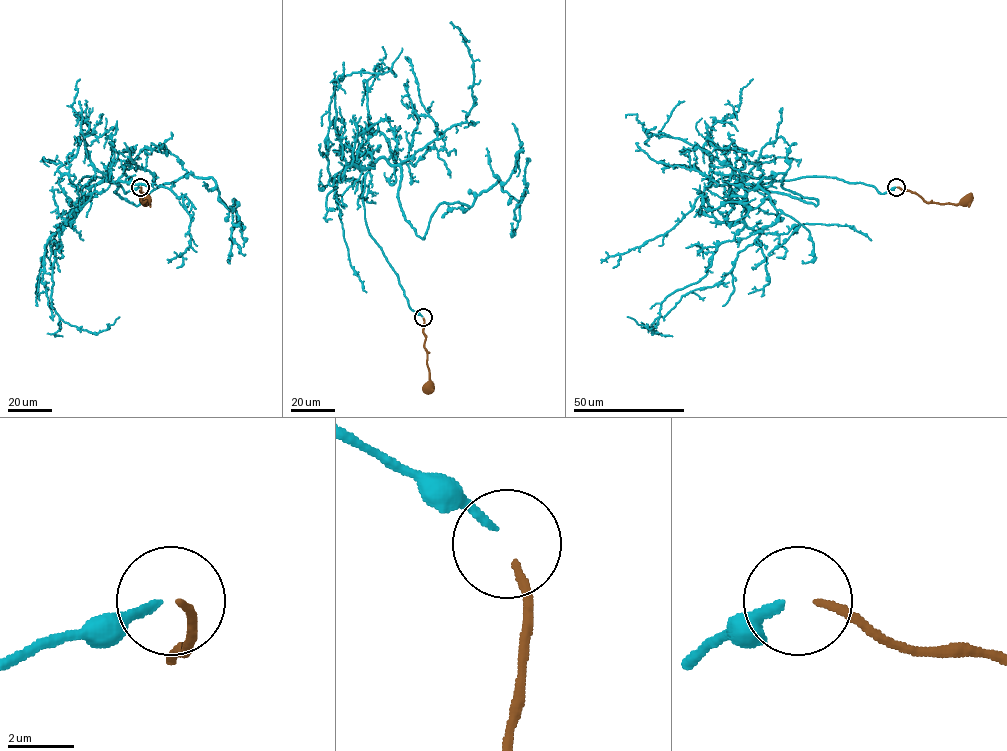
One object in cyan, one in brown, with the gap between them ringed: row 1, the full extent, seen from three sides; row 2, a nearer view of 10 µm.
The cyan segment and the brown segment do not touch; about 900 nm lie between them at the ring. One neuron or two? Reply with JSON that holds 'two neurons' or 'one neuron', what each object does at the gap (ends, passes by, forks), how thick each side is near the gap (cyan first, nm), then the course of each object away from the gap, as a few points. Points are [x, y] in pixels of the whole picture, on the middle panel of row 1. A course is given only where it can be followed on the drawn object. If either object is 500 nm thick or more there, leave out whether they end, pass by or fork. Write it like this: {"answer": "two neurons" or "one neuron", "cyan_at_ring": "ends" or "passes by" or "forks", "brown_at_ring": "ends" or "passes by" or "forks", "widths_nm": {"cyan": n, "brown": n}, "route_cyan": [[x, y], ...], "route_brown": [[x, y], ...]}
{"answer": "one neuron", "cyan_at_ring": "ends", "brown_at_ring": "ends", "widths_nm": {"cyan": 260, "brown": 220}, "route_cyan": [[422, 316], [367, 225], [369, 168], [401, 167], [422, 239], [441, 203], [498, 179], [511, 223]], "route_brown": [[423, 318], [428, 387]]}

